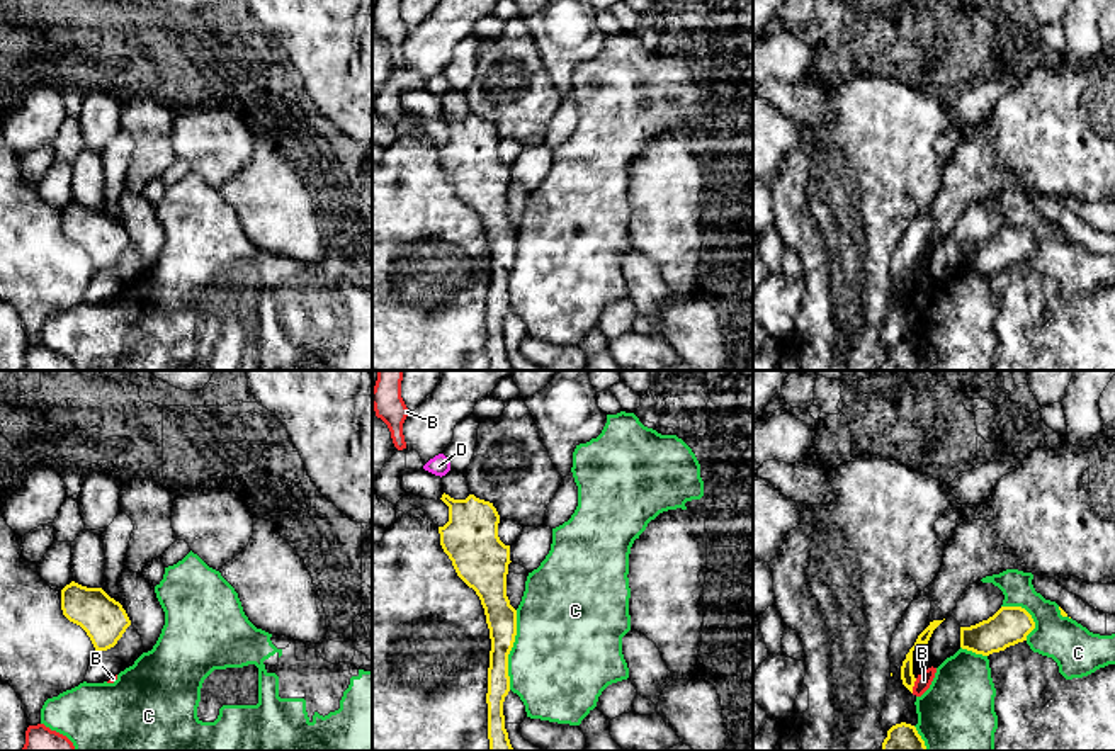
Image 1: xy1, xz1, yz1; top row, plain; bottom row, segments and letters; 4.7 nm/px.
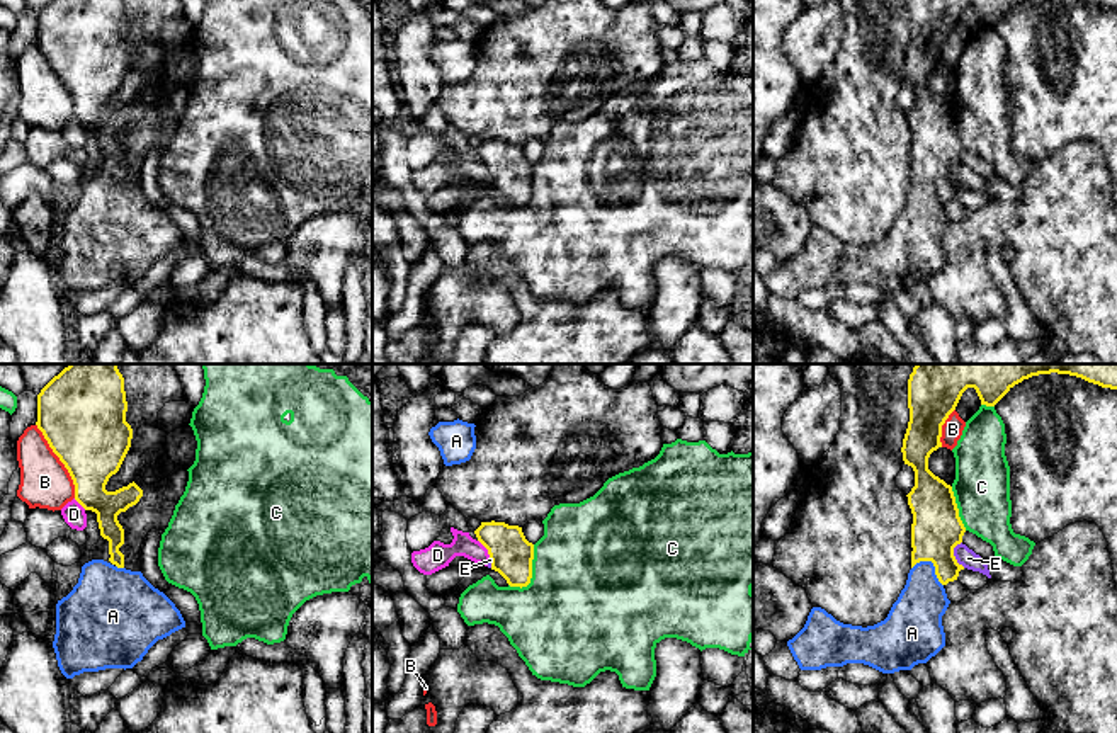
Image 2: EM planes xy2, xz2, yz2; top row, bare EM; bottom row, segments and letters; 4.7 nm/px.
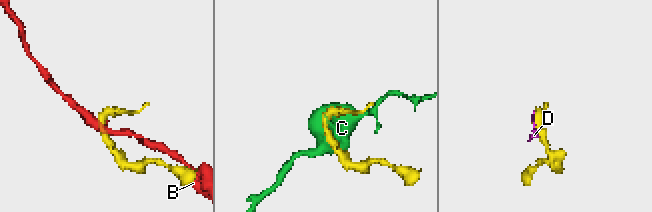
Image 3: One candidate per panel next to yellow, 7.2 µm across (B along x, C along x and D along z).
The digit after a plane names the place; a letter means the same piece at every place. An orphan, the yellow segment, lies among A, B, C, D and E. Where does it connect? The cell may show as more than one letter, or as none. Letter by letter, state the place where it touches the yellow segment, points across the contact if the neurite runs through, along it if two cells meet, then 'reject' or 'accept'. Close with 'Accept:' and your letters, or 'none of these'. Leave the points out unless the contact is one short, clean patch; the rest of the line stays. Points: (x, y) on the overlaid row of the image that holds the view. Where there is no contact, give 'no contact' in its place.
A: meets yellow in yz2 at (934, 565); accept
B: meets yellow in xy2 at (60, 460); reject
C: meets yellow in xz1 at (510, 649); reject
D: meets yellow in xz2 at (487, 548); reject
E: meets yellow in yz2 at (952, 555); reject
Accept: A

